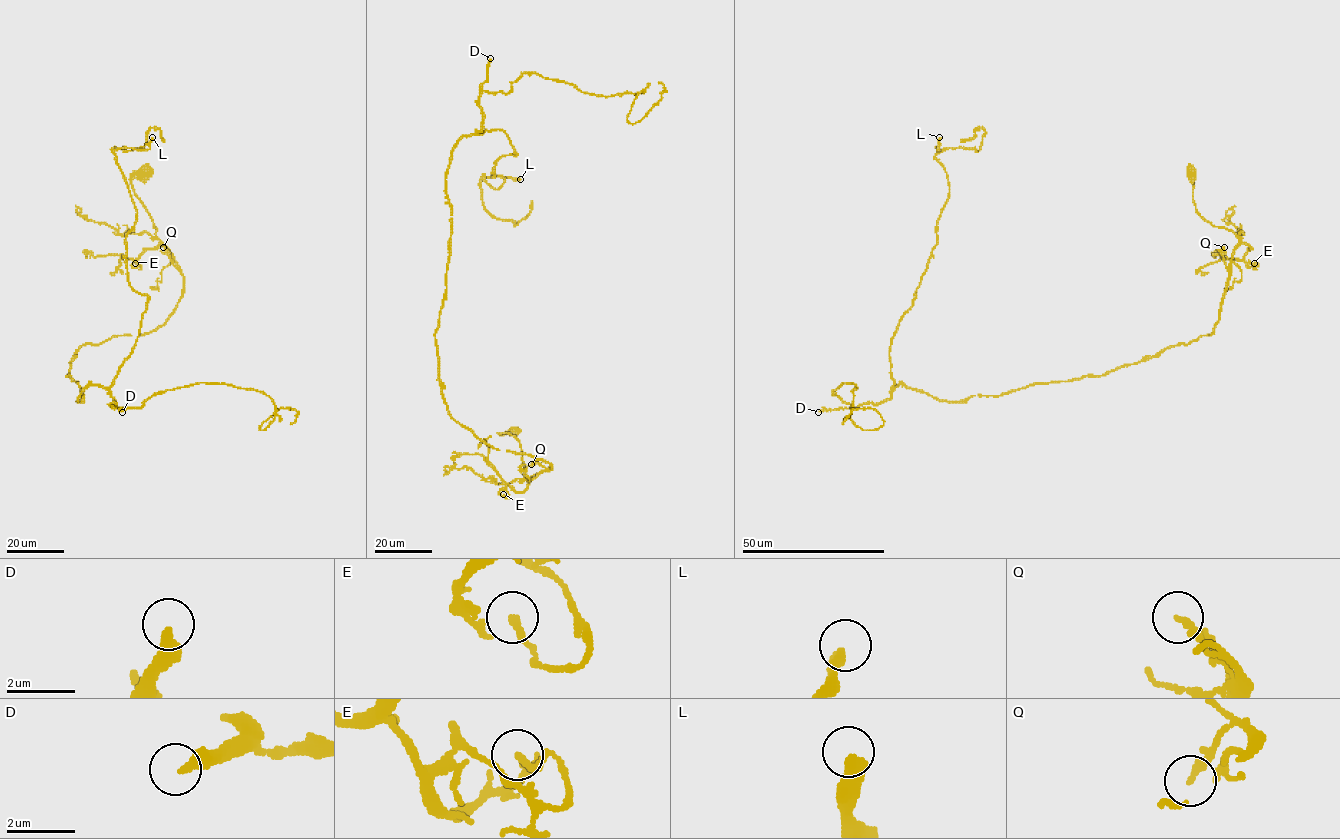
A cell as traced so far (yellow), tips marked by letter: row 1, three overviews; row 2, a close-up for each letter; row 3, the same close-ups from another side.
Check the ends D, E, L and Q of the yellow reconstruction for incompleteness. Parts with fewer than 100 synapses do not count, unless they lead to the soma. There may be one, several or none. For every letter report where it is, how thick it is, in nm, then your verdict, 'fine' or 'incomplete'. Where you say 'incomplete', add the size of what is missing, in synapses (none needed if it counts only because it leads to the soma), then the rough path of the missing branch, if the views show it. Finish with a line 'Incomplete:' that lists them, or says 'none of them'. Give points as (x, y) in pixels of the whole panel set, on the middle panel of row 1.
D: (490, 58) | 360 nm | fine
E: (503, 494) | 220 nm | fine
L: (520, 179) | 360 nm | fine
Q: (531, 464) | 190 nm | fine
Incomplete: none of them

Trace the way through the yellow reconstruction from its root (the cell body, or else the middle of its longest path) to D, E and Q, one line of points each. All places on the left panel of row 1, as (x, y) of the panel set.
D: (146, 171), (130, 184), (182, 296), (152, 331), (82, 345), (67, 375), (79, 402), (102, 385), (122, 412)
E: (146, 171), (135, 172), (130, 184), (152, 217), (160, 243), (137, 260), (142, 267), (135, 263)
Q: (146, 171), (135, 172), (130, 177), (130, 184), (152, 217), (156, 236), (178, 269), (163, 247)

